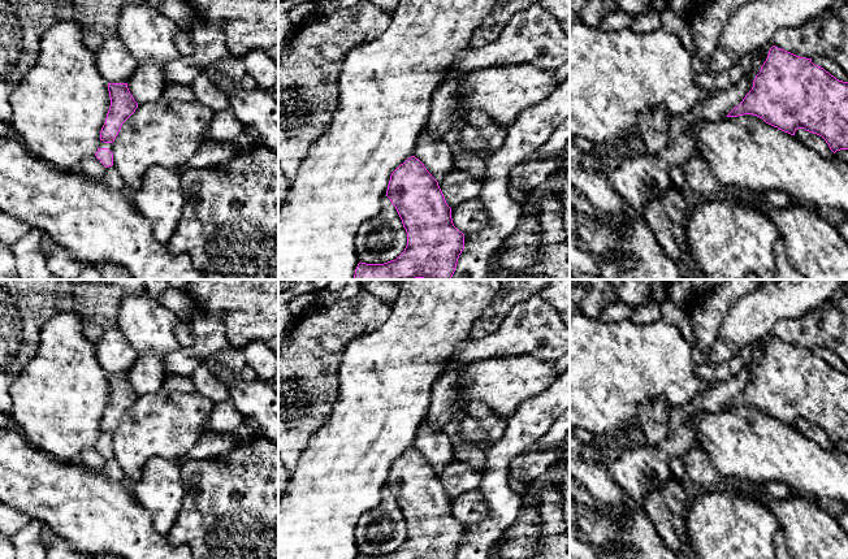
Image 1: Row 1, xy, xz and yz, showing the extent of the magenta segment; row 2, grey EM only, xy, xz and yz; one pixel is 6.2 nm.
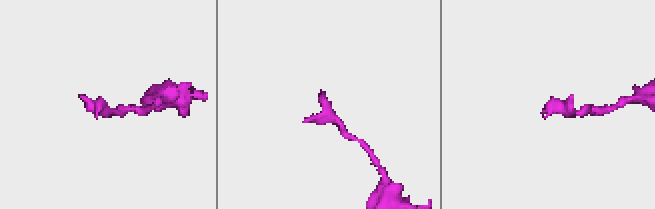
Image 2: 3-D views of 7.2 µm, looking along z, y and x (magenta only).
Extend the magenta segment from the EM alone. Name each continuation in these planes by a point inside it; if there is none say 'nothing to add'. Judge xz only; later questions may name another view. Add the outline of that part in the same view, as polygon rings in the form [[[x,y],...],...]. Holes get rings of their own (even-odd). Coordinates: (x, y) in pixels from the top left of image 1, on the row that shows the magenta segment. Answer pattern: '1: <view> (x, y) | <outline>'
nothing to add

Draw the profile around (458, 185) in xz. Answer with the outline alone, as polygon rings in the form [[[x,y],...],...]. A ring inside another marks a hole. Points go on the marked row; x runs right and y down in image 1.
[[[458,168],[449,172],[438,183],[450,208],[464,200],[479,198],[483,182],[475,179],[468,172]]]

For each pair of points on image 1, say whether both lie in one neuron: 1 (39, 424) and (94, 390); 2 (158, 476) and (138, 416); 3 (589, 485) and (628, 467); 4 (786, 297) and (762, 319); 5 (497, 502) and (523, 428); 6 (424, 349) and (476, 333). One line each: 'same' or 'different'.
1: same
2: different
3: different
4: same
5: same
6: different

